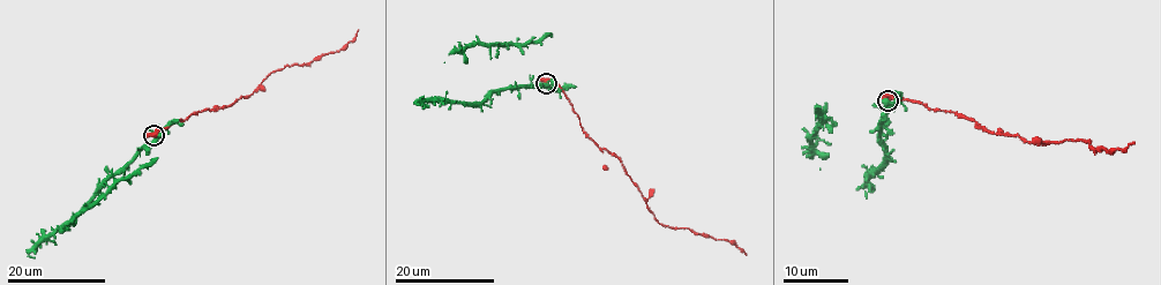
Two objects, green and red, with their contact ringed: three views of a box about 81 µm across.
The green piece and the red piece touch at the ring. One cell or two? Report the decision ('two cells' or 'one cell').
two cells

